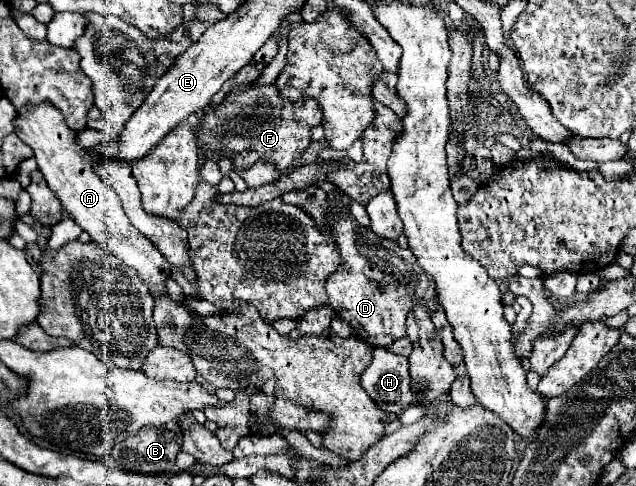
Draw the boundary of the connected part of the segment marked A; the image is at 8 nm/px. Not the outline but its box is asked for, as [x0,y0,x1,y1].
[16,105,172,297]

